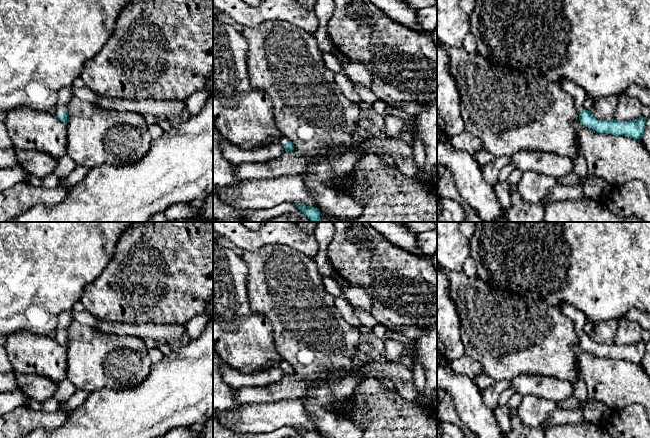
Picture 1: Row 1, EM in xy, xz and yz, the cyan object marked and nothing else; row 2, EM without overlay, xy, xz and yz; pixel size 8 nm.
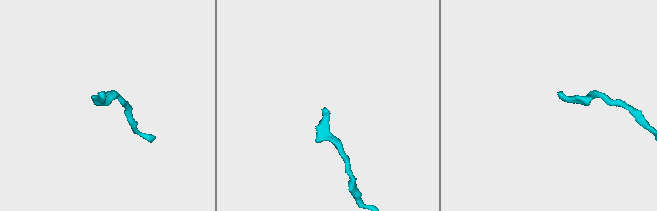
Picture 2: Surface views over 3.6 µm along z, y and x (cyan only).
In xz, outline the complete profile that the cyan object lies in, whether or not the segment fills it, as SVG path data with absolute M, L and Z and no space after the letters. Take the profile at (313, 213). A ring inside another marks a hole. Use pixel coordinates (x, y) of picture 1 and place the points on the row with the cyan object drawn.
M295 203L295 205L310 219L311 222L319 222L320 211L317 207L306 206L303 203Z

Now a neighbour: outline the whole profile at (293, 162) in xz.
M294 149L292 151L286 151L281 156L267 161L236 164L234 174L239 181L300 175L305 172L306 168L314 160L314 157L307 157Z

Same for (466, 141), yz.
M464 130L461 134L452 137L451 144L456 149L466 151L471 155L484 148L481 140L467 130Z

